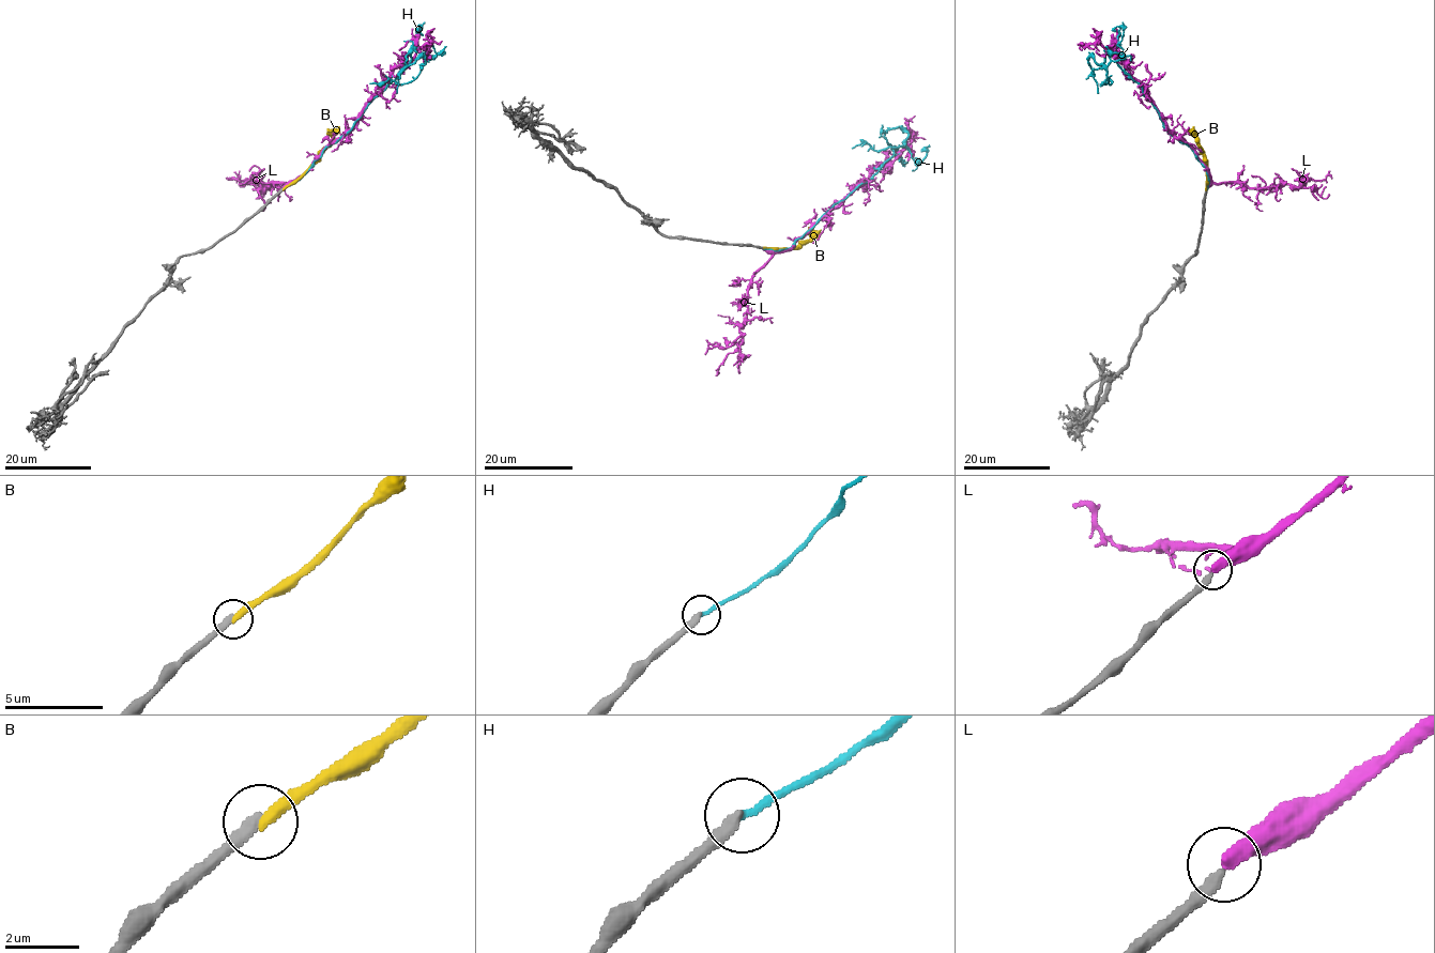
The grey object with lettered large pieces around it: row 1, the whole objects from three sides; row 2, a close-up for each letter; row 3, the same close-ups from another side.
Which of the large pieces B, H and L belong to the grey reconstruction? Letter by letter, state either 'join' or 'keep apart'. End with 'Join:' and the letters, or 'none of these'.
B: join
H: keep apart
L: keep apart
Join: B

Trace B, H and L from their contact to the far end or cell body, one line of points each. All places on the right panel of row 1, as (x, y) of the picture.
B: (1206, 189), (1207, 160), (1199, 145), (1193, 126)
H: (1207, 189), (1207, 169), (1163, 126), (1142, 87), (1112, 56), (1095, 68), (1090, 57), (1109, 82)
L: (1207, 187), (1209, 169), (1164, 124), (1156, 105), (1116, 51), (1099, 44), (1083, 44), (1081, 50)

